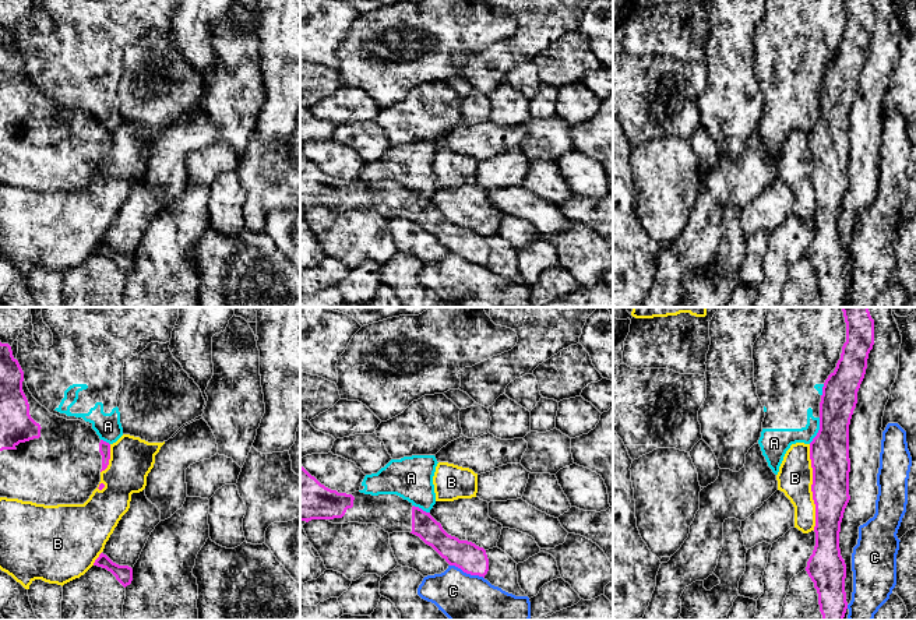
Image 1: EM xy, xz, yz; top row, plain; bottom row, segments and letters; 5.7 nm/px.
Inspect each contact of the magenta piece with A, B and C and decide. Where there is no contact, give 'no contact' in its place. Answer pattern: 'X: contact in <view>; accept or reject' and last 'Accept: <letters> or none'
A: contact in yz; reject
B: contact in yz; reject
C: contact in xz; reject
Accept: none

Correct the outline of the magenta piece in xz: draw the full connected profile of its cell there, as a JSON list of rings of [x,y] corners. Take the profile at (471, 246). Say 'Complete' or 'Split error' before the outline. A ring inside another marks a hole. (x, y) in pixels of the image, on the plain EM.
Split error. [[[300,155],[300,211],[327,207],[332,211],[376,211],[388,221],[411,219],[431,233],[450,253],[483,264],[489,246],[483,235],[448,222],[430,200],[397,182],[342,180],[321,172]]]

